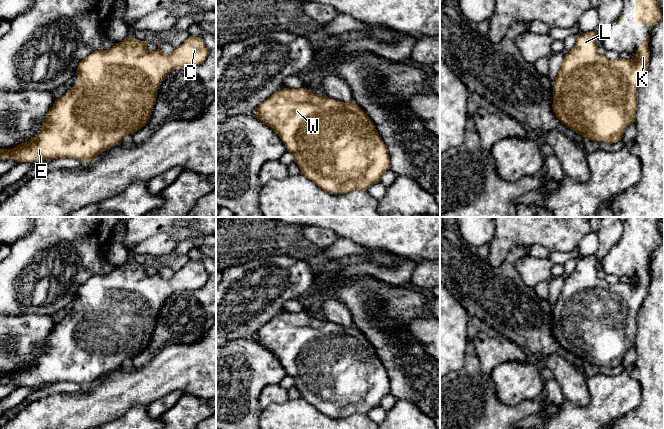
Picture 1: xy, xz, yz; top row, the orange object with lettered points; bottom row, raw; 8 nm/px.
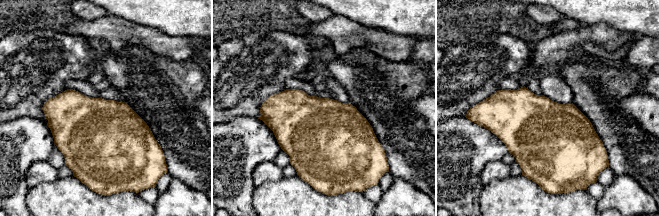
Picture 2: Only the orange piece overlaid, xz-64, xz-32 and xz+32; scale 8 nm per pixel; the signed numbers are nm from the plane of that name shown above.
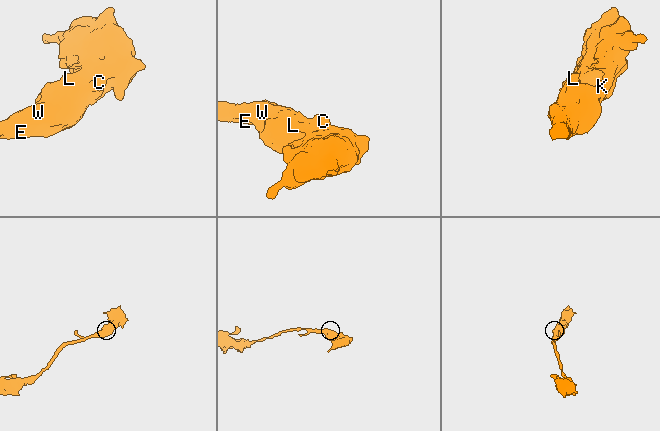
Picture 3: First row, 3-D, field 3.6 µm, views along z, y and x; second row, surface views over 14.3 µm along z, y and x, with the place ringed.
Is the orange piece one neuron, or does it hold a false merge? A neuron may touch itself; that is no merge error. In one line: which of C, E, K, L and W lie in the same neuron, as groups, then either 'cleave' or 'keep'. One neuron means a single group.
groups C E K L W; keep

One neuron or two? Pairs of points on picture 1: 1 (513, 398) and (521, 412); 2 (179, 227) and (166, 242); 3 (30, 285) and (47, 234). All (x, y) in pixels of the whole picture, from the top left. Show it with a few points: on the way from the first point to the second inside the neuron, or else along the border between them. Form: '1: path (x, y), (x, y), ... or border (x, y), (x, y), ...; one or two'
1: border (496, 394), (508, 405), (537, 398); two
2: border (147, 238), (166, 233), (176, 243); two
3: path (40, 272), (41, 249), (43, 247); one

